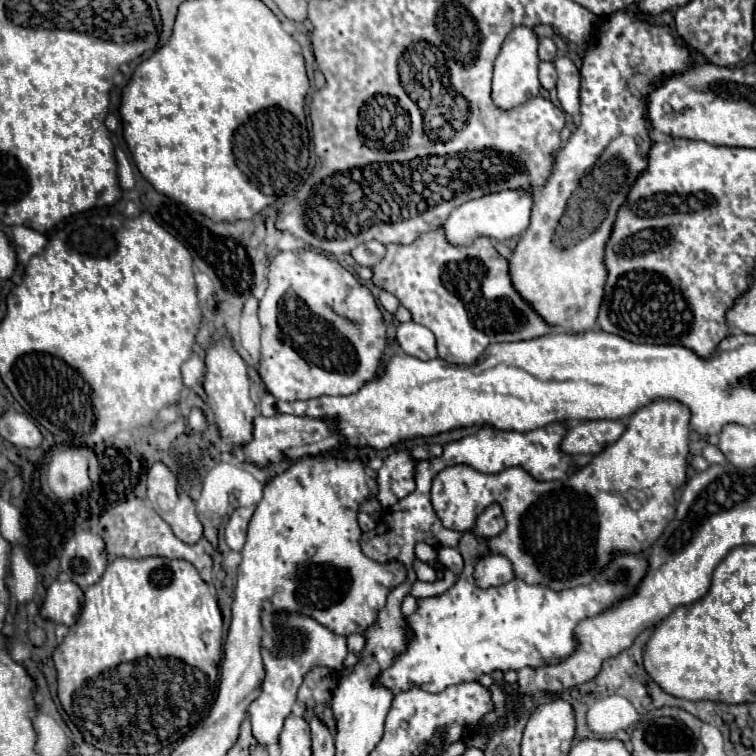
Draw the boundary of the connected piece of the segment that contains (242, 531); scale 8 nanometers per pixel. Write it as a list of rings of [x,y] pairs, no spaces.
[[[252,506],[250,508],[236,508],[232,512],[232,516],[228,518],[224,536],[226,536],[226,544],[236,552],[240,552],[244,542],[246,542],[246,528],[248,528],[248,522],[250,522],[252,514],[254,514]]]

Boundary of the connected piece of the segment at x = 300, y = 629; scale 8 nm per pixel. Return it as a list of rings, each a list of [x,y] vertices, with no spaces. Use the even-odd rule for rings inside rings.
[[[264,612],[262,624],[266,628],[266,636],[262,638],[262,658],[264,658],[266,678],[262,684],[262,692],[250,704],[248,714],[252,720],[254,738],[262,746],[270,746],[270,744],[278,744],[282,722],[294,710],[296,692],[302,684],[304,674],[316,666],[342,670],[348,650],[344,648],[344,642],[346,642],[344,636],[332,634],[326,626],[320,626],[316,620],[308,616],[288,614],[288,612],[280,612],[280,616],[276,616],[276,614]]]

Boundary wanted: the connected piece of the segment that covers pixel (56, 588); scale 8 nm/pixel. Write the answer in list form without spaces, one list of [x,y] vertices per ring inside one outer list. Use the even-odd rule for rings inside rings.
[[[54,580],[52,586],[48,588],[48,594],[42,606],[42,616],[58,624],[72,626],[80,616],[82,600],[84,600],[84,592],[80,590],[80,586],[76,586],[70,580],[68,582]]]

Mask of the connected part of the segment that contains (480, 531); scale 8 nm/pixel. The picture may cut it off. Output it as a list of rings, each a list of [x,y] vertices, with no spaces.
[[[498,504],[489,506],[480,516],[472,531],[477,536],[493,537],[500,534],[506,527],[501,507]]]

